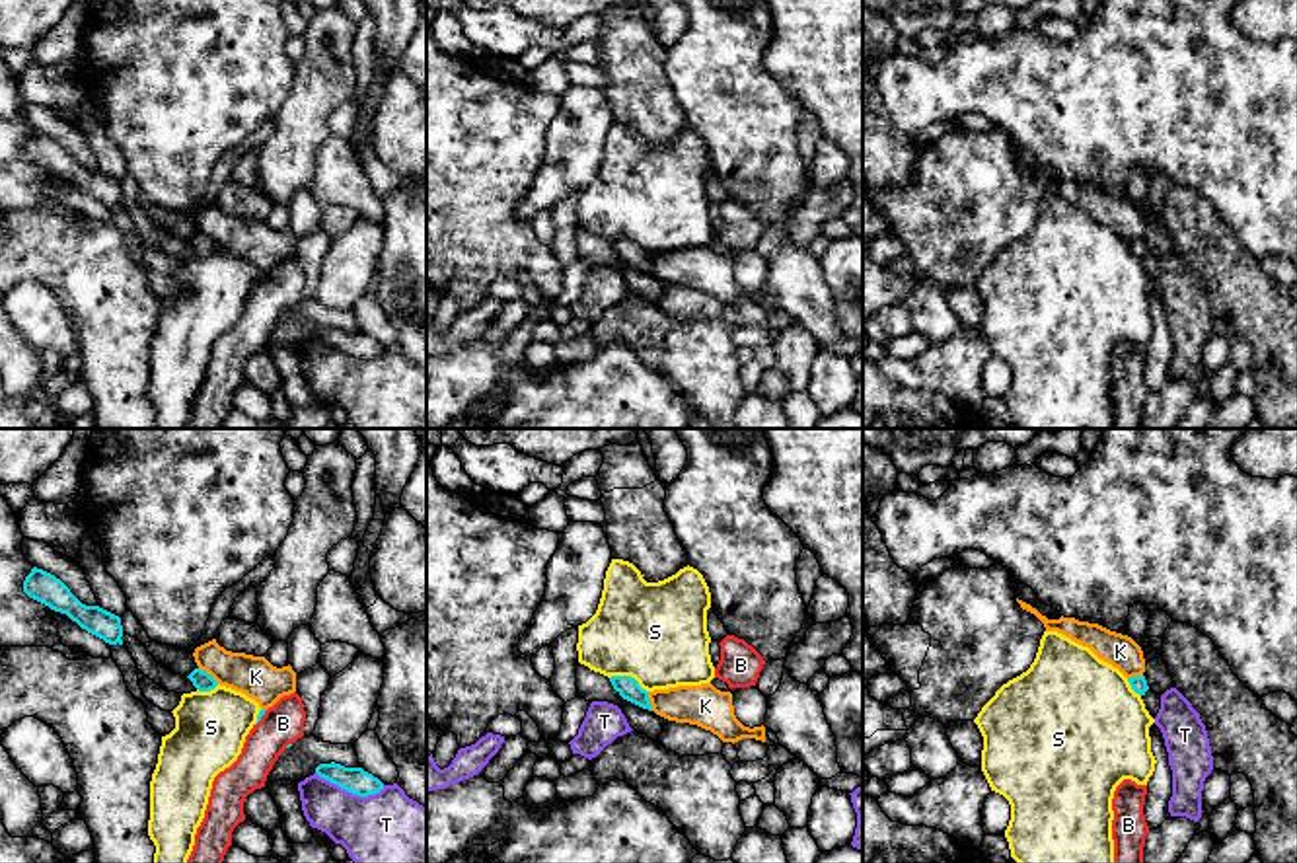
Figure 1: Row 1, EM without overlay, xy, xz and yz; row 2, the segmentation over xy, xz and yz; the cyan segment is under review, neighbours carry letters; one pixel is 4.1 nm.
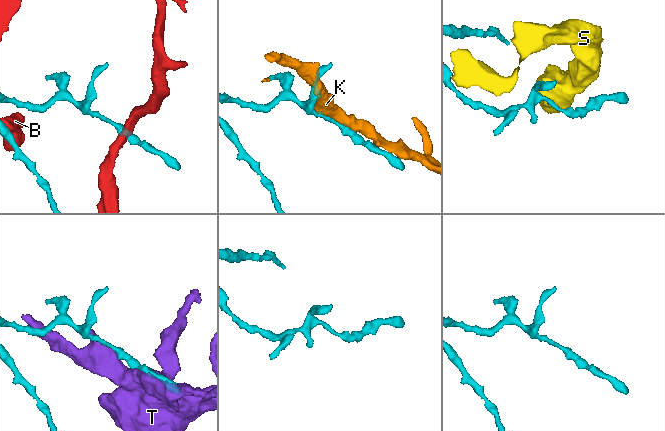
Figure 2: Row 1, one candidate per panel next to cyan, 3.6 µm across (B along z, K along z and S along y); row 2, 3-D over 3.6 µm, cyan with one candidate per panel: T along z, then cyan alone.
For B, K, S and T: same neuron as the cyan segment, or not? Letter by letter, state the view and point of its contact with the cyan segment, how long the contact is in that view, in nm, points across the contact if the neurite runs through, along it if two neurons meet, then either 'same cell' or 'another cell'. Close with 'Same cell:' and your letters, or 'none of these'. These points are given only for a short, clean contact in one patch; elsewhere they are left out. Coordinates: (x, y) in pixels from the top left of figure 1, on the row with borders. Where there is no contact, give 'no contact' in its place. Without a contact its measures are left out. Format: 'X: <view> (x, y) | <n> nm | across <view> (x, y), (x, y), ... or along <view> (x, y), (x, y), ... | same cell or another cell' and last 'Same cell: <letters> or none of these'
B: xy (261, 715) | 90 nm | along xy (267, 710), (256, 725) | another cell
K: xy (207, 673) | 110 nm | another cell
S: xz (629, 676) | 170 nm | another cell
T: xy (351, 791) | 300 nm | another cell
Same cell: none of these

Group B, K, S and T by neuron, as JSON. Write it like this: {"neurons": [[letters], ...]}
{"neurons": [["B"], ["K"], ["S"], ["T"]]}

